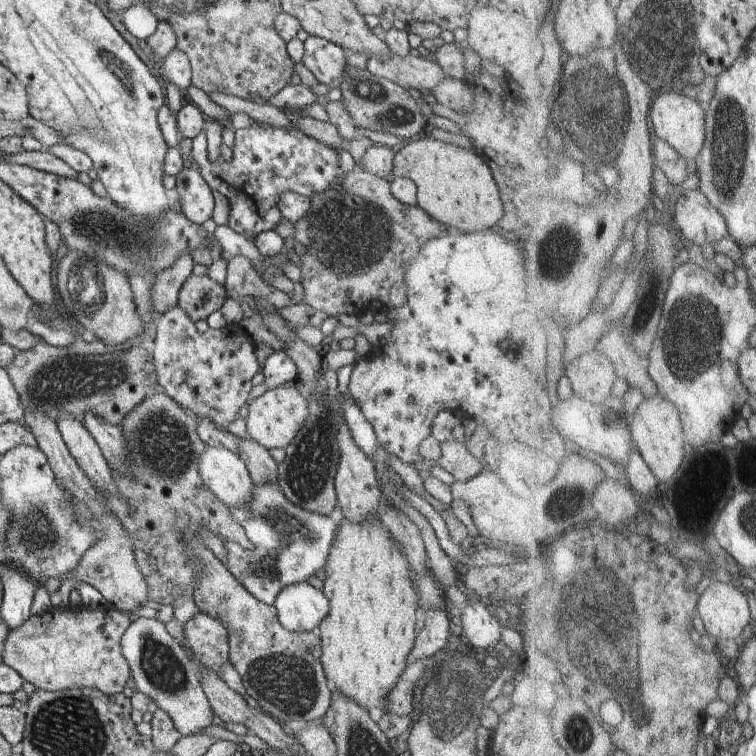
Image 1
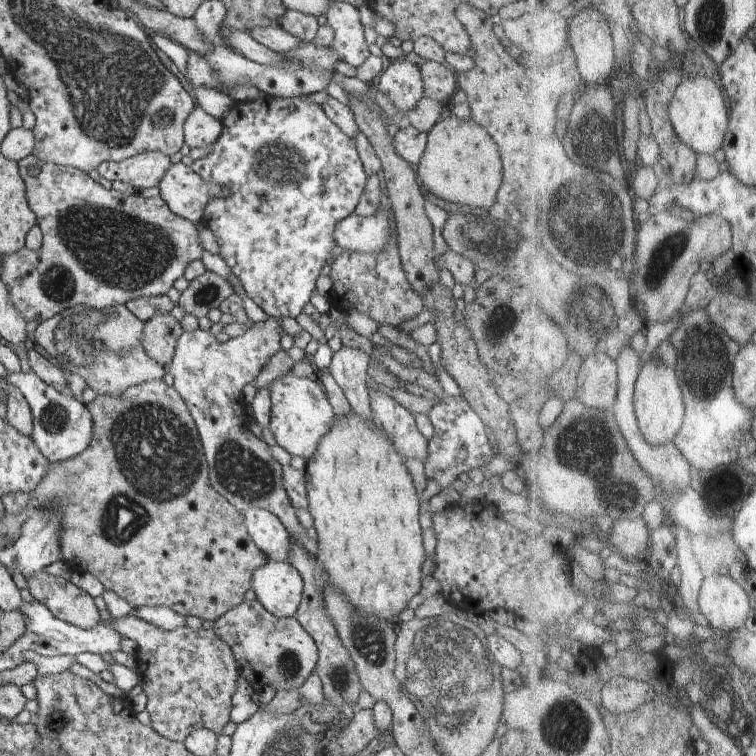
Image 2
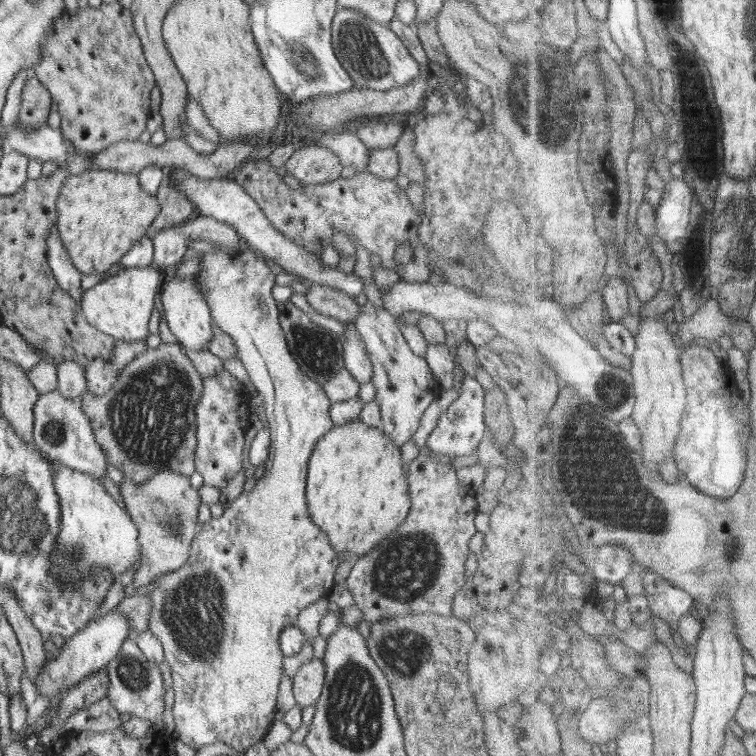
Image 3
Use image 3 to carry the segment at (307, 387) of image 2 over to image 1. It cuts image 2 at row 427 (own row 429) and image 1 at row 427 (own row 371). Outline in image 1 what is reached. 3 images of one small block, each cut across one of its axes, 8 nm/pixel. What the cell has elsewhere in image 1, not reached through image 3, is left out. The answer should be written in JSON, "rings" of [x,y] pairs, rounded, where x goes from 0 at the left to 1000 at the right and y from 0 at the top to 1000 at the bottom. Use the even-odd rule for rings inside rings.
{"rings":[[[392,507],[356,515],[327,536],[325,565],[328,565],[328,575],[332,582],[349,590],[354,597],[361,593],[378,594],[407,554],[405,522]]]}

